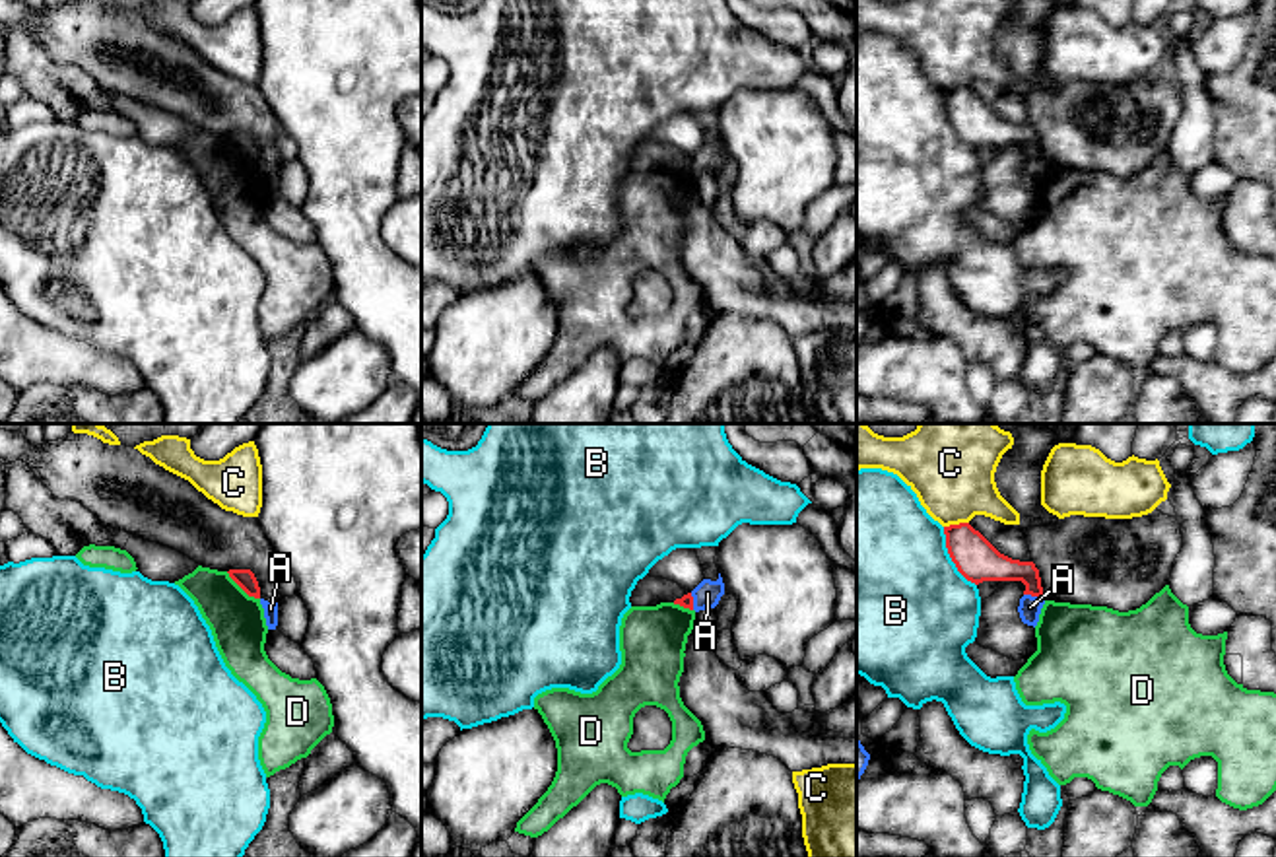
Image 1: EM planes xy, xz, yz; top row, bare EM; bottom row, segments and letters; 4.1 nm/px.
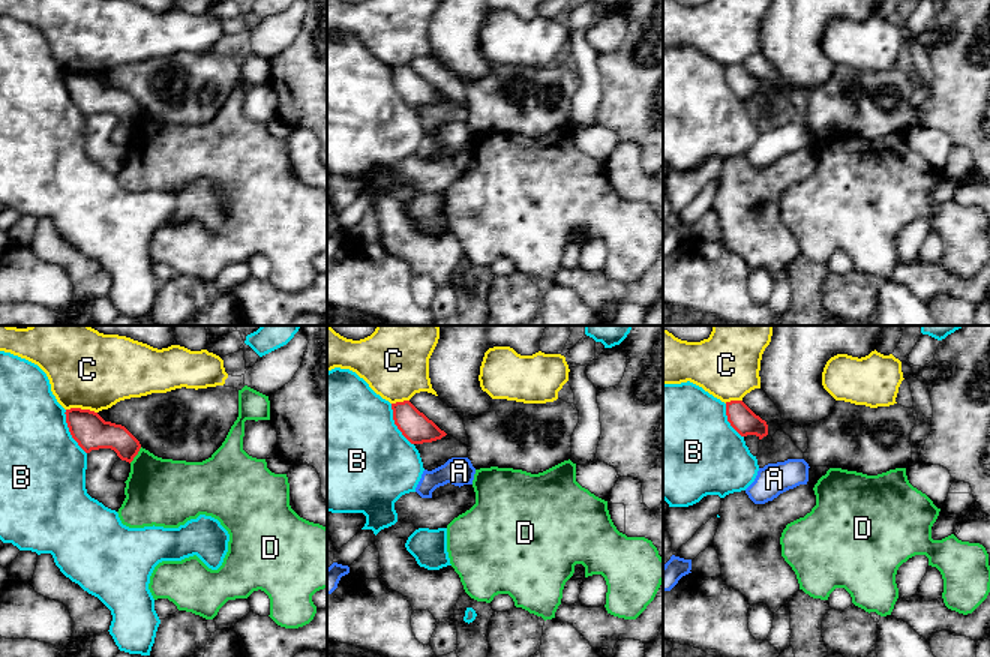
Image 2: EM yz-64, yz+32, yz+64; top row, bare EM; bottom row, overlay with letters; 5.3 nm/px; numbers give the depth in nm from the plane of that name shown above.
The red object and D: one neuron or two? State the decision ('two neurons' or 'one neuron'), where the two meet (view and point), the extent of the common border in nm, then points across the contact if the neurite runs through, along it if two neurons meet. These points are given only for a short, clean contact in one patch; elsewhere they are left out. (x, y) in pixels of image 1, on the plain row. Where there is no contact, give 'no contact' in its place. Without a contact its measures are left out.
two neurons; meets red in xy at (243, 154); contact 180 nm long; border along xy (226, 137), (249, 160), (259, 164)

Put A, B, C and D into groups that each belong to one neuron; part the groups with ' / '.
A / B / C / D

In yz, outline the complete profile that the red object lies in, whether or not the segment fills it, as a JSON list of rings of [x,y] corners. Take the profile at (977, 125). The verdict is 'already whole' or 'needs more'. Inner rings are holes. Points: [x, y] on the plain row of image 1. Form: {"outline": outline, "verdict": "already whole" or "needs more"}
{"outline": [[[969,87],[944,91],[946,113],[957,136],[971,148],[1022,146],[1024,159],[1043,161],[1039,134],[1033,126],[1020,126],[1000,119]]], "verdict": "already whole"}

